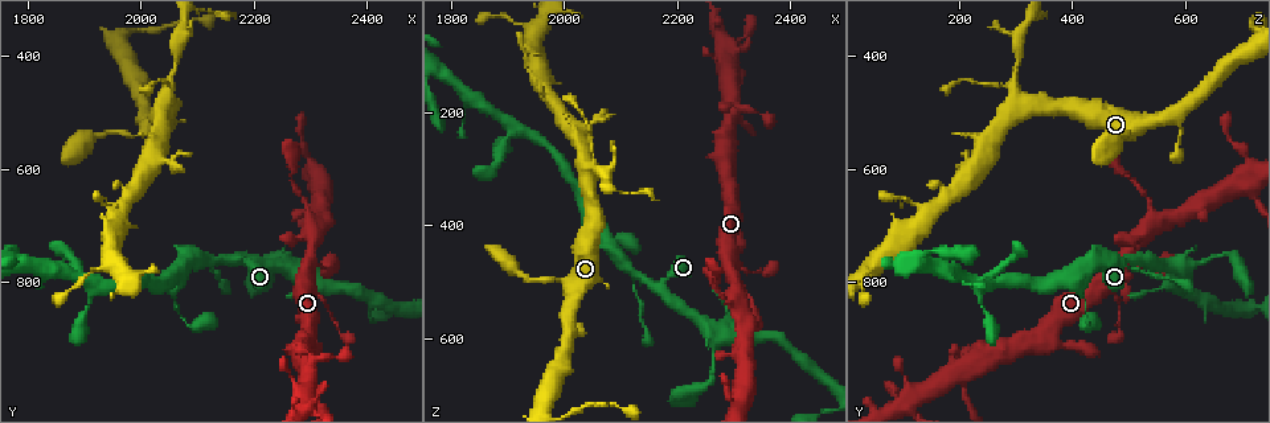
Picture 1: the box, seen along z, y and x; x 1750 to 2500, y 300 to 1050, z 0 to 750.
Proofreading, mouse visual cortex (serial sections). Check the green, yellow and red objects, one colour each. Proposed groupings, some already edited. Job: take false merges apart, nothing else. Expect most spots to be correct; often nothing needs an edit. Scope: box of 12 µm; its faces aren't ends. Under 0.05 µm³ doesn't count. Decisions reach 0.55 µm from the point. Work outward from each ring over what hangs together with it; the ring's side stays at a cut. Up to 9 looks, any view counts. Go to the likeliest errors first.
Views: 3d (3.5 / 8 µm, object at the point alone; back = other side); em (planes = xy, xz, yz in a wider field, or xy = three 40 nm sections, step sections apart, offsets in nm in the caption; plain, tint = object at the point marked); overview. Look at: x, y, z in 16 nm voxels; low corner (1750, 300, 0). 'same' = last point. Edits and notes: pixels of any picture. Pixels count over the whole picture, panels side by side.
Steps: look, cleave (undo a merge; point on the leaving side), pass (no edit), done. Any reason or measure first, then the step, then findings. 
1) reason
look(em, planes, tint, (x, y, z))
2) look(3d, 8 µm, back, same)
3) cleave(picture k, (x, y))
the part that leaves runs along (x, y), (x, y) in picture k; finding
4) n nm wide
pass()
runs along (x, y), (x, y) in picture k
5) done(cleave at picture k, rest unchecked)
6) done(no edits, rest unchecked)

look(3d, 8 µm, (2330, 845, 485))

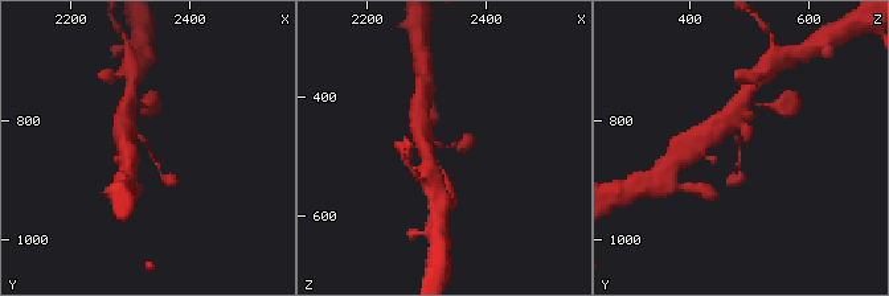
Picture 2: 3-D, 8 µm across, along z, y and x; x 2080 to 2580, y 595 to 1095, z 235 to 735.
closer look
look(3d, 3.5 µm, (2330, 850, 490))

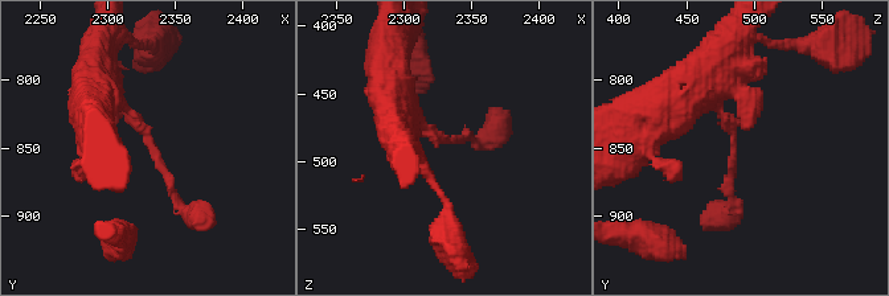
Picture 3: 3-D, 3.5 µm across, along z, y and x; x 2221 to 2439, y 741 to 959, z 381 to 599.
shape alone is not enough
look(em, xy, step 2, tint, (2332, 848, 484))

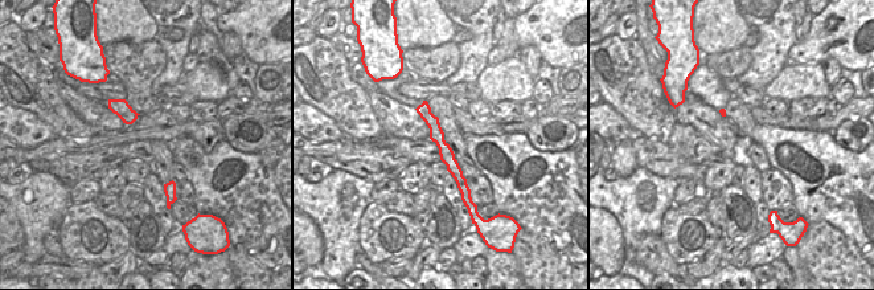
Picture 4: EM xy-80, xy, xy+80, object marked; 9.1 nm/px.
pass()
runs along (99, 91), (140, 124), (168, 189), (197, 217) in picture 3; all the same cell

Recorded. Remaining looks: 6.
look(3d, 3.5 µm, (2125, 760, 490))

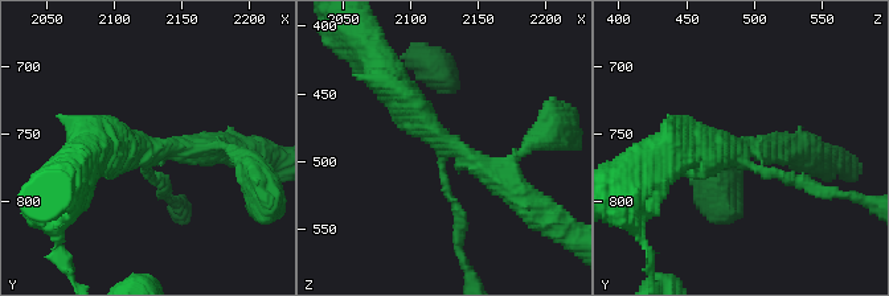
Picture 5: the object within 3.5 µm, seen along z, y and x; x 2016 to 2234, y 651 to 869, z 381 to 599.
arms of 100, 250, 450 nm
pass()
runs along (519, 152), (487, 173), (389, 78) in picture 5; continuous, no second cell

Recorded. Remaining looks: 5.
three-way junction
look(3d, 3.5 µm, (2045, 470, 305))

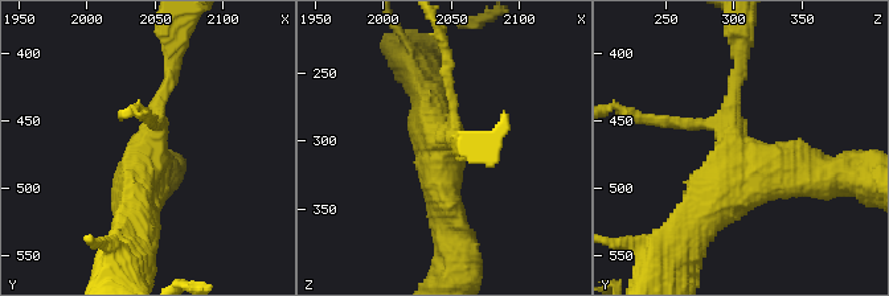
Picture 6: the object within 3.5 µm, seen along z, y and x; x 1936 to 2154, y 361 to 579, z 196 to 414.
look(em, xy, step 1, tint, (2048, 474, 302))

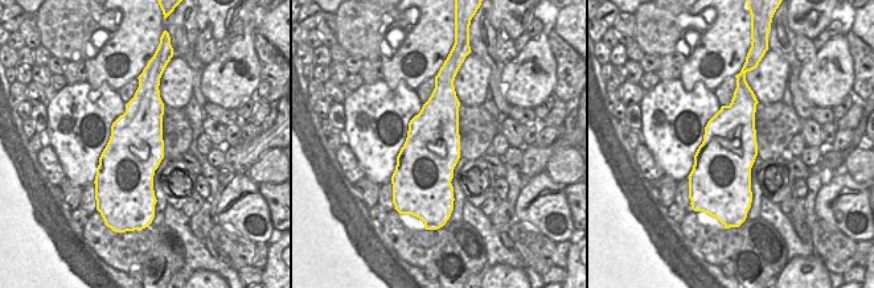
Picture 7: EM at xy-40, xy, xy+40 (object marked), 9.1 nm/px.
550 nm wide
pass()
runs along (844, 175), (756, 171), (695, 233) in picture 6; one cell here

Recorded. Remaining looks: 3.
thin arm on a thick one
look(3d, 8 µm, (2295, 955, 200))

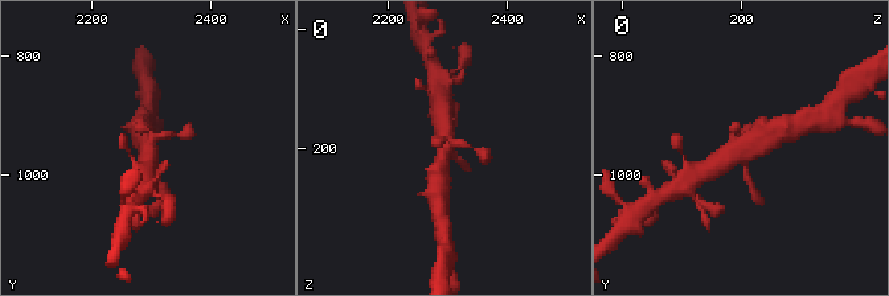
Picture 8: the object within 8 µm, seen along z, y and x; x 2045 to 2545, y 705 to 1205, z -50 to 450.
look(em, xy, step 3, tint, (2295, 955, 200))

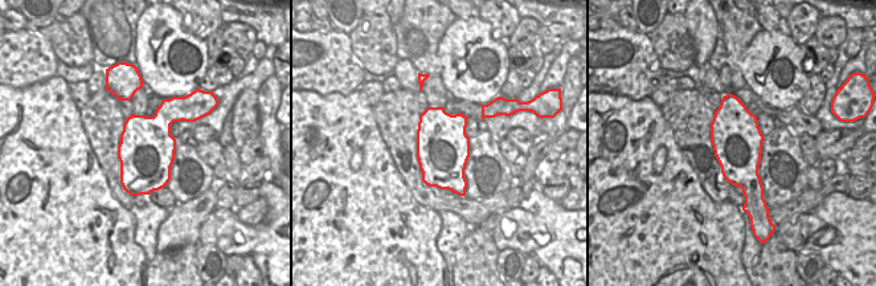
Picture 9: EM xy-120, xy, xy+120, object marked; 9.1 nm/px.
pass()
runs along (774, 135), (741, 146), (708, 169) in picture 8; one cell here

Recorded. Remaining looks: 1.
done(no edits, rest unchecked)

